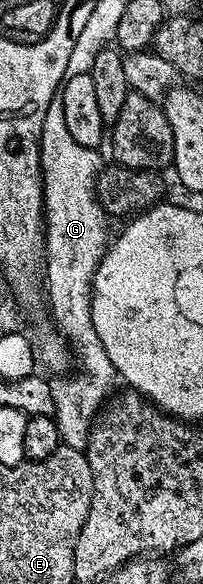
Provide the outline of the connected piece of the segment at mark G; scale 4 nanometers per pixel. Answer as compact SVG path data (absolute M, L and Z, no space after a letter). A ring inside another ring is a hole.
M57 90L47 107L40 136L45 207L44 287L54 327L71 345L78 366L73 374L51 382L55 407L53 417L61 444L80 452L87 448L97 415L118 381L116 368L110 363L104 344L93 329L92 319L93 277L108 246L105 229L108 217L96 196L96 181L104 166L100 155L99 150L76 144L66 128L62 93Z

